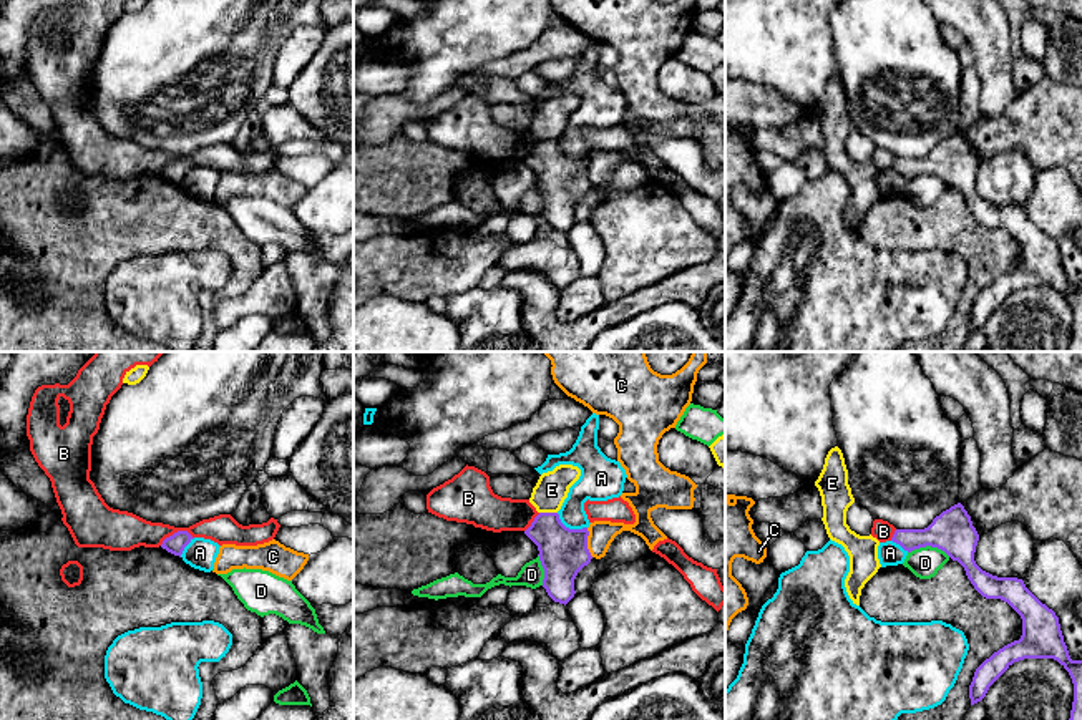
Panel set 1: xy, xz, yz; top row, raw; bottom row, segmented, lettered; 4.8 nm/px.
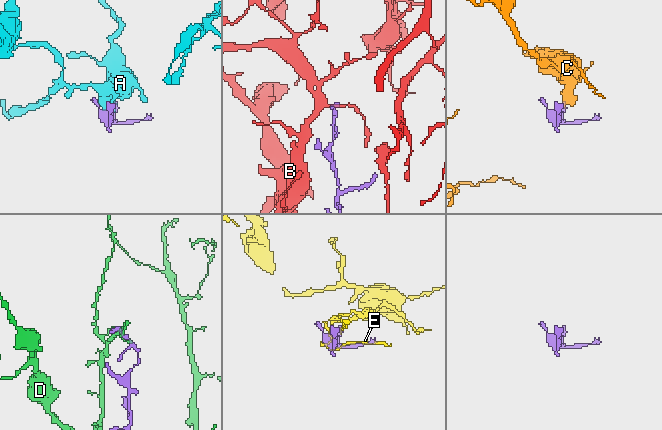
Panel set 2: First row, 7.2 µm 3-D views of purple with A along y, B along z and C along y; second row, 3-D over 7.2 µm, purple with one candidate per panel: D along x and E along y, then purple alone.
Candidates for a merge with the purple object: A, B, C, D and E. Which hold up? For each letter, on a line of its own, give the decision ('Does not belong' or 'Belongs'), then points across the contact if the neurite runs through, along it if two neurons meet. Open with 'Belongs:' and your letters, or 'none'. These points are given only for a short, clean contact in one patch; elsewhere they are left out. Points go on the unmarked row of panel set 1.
Belongs: none
A: Does not belong. Boundary: xz (556, 141), (566, 155), (586, 156)
B: Does not belong. Boundary: xy (193, 165), (186, 160), (175, 160), (160, 173)
C: Does not belong. Boundary: xz (586, 156), (588, 180), (593, 184)
D: Does not belong
E: Does not belong. Boundary: xz (540, 140), (556, 141)

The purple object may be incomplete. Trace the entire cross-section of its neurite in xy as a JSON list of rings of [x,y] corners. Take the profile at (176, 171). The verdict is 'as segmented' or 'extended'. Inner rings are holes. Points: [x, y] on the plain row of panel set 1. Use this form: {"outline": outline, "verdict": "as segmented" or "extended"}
{"outline": [[[178,159],[173,164],[166,166],[161,173],[163,178],[168,181],[179,184],[183,182],[184,176],[193,169],[194,166],[188,159]]], "verdict": "as segmented"}

